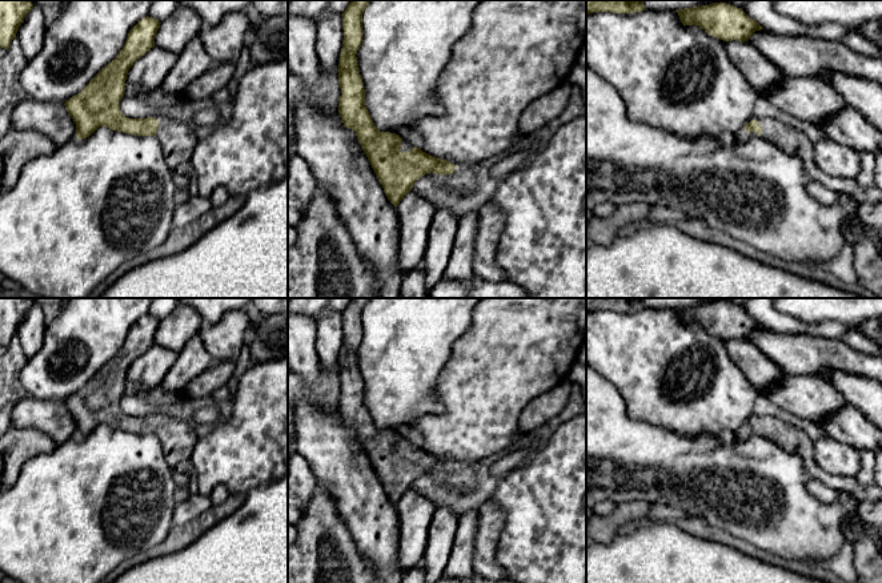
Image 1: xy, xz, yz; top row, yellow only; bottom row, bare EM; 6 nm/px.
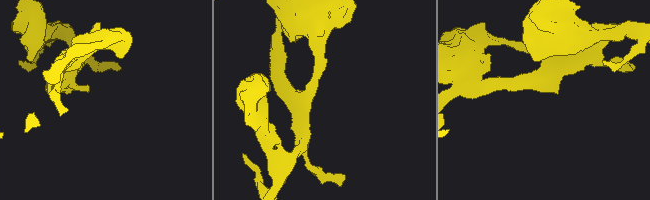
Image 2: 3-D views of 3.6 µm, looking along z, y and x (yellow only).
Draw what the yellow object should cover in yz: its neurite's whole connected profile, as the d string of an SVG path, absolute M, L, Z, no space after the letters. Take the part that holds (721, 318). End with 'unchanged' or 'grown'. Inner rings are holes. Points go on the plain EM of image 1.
M711 301L674 310L683 323L699 323L707 333L723 339L747 339L755 329L763 327L741 306L726 301Z | unchanged

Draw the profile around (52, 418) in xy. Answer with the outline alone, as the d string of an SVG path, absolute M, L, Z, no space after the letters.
M29 395L13 406L11 425L43 431L57 446L76 437L76 422L64 402L41 401Z

